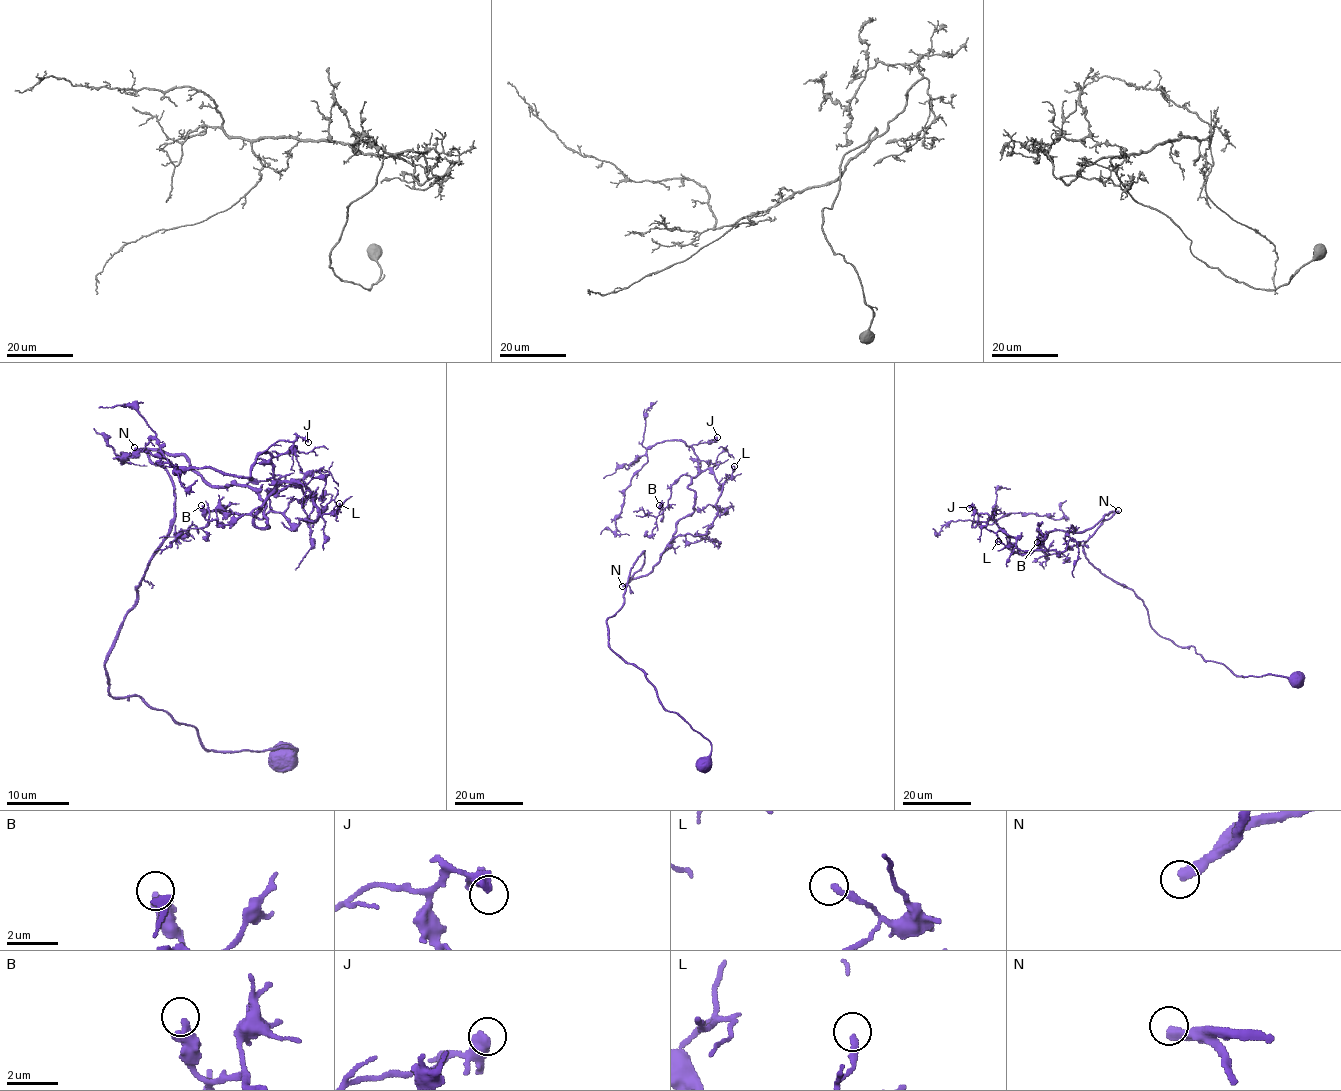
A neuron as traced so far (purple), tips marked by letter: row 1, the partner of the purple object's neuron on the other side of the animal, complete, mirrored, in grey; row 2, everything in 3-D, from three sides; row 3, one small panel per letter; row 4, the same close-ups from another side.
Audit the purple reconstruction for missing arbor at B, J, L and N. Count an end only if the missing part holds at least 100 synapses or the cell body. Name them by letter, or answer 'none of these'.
N

